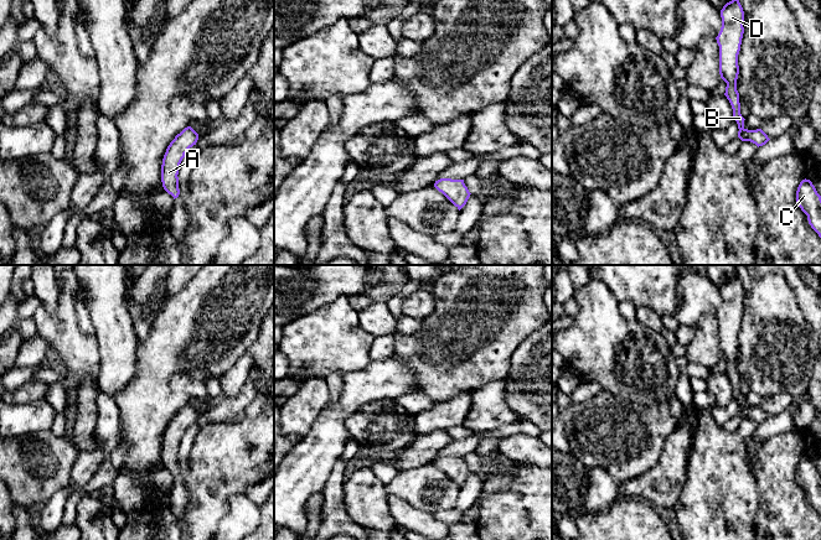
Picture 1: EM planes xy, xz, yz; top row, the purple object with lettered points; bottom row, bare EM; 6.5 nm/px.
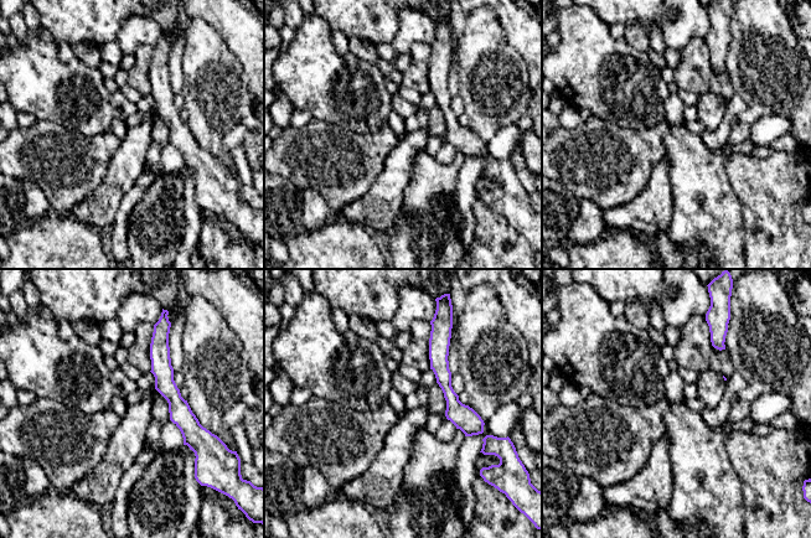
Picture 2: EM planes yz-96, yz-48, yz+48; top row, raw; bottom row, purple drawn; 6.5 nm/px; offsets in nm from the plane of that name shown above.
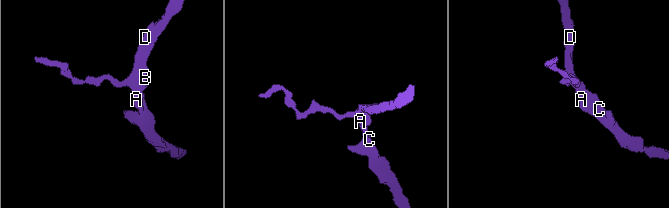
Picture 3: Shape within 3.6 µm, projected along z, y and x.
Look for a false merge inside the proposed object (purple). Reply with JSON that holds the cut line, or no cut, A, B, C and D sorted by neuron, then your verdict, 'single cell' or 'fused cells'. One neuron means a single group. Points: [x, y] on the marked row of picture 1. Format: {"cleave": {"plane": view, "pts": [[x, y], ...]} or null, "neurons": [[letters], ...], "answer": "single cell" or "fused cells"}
{"cleave": null, "neurons": [["A", "B", "C", "D"]], "answer": "single cell"}

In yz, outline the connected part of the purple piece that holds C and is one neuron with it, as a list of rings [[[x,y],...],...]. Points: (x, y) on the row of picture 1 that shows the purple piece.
[[[802,180],[796,191],[796,204],[807,216],[809,224],[821,238],[821,196],[810,180]]]

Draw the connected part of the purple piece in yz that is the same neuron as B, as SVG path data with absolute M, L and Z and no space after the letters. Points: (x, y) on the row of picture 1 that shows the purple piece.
M739 0L727 2L721 10L722 27L716 37L719 46L719 74L727 83L724 95L733 109L733 119L738 124L738 137L742 141L750 141L758 147L765 145L770 139L761 130L748 130L744 128L744 118L740 114L739 93L737 79L739 74L738 54L744 33L744 11Z

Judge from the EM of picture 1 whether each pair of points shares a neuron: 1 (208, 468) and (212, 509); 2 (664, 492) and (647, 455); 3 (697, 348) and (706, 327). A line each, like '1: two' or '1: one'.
1: one
2: two
3: one

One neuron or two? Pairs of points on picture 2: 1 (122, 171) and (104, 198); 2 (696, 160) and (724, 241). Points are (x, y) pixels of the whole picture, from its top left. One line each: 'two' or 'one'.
1: one
2: one

